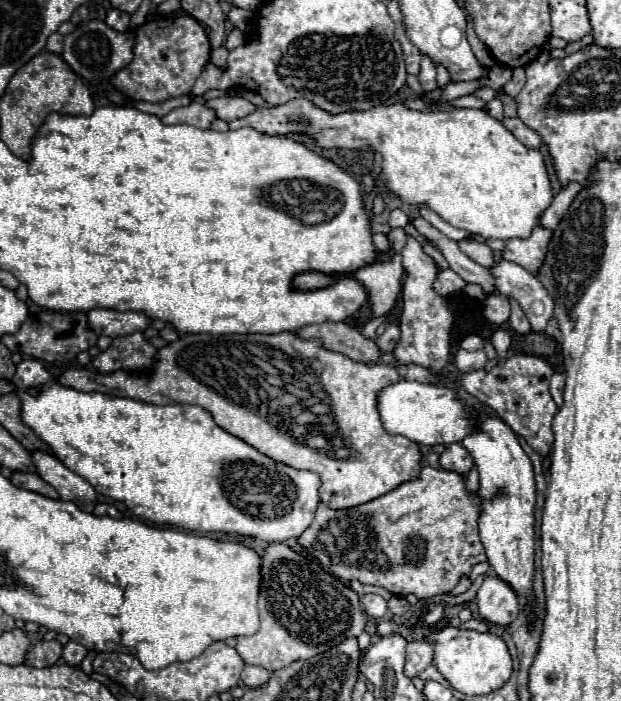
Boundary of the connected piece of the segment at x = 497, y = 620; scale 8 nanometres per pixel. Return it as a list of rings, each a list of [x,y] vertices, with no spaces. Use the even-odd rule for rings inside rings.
[[[487,577],[483,581],[477,593],[477,607],[483,621],[499,627],[511,625],[521,611],[519,597],[499,577]]]

